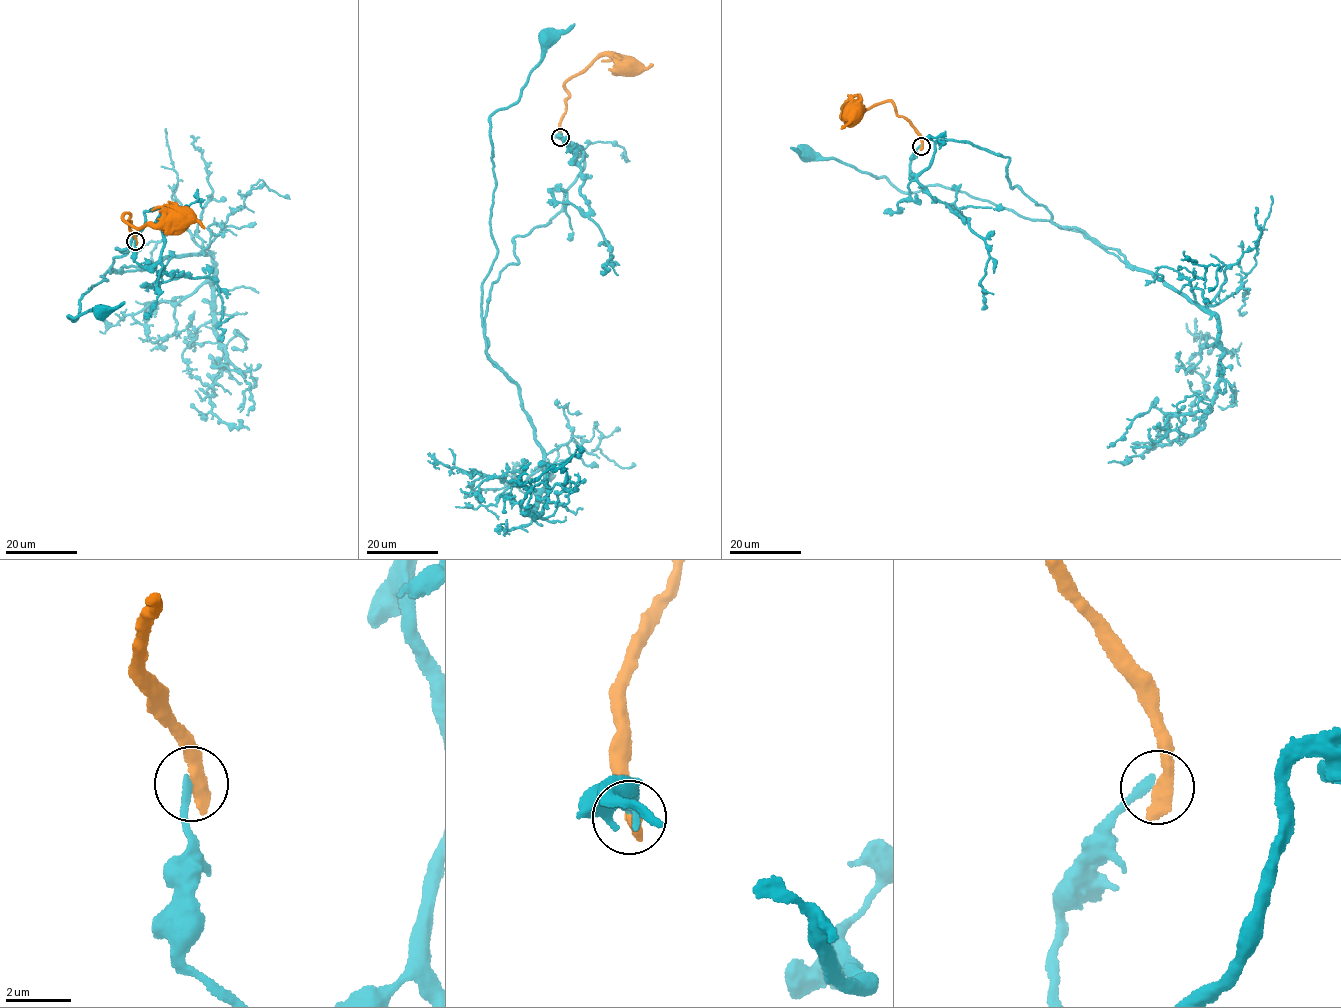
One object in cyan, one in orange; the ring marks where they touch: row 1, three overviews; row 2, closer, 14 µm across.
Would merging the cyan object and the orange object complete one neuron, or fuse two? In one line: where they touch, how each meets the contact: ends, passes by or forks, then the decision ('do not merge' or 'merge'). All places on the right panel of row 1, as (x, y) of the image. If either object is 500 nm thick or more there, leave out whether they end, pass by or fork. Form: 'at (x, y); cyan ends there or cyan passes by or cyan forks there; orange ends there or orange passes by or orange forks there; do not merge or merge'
at (921, 146); cyan ends there; orange ends there; do not merge

